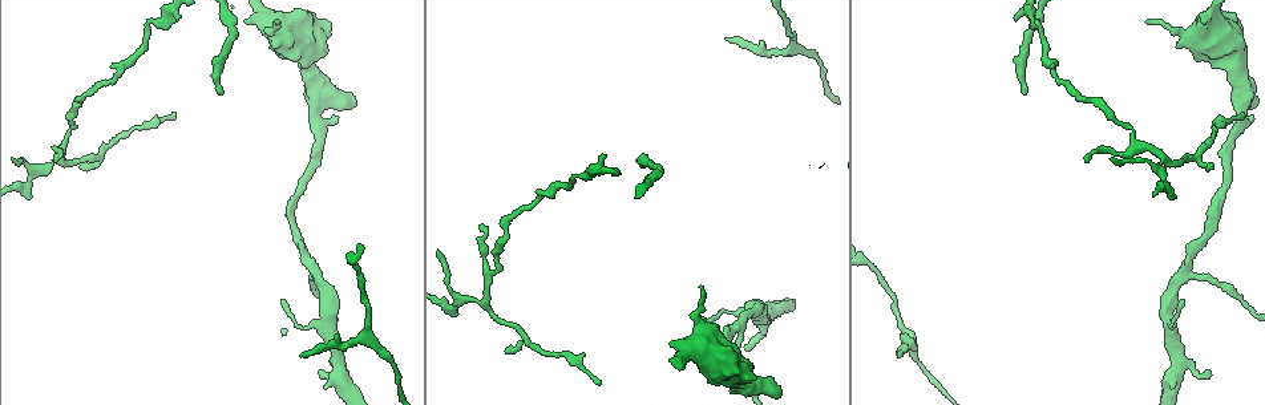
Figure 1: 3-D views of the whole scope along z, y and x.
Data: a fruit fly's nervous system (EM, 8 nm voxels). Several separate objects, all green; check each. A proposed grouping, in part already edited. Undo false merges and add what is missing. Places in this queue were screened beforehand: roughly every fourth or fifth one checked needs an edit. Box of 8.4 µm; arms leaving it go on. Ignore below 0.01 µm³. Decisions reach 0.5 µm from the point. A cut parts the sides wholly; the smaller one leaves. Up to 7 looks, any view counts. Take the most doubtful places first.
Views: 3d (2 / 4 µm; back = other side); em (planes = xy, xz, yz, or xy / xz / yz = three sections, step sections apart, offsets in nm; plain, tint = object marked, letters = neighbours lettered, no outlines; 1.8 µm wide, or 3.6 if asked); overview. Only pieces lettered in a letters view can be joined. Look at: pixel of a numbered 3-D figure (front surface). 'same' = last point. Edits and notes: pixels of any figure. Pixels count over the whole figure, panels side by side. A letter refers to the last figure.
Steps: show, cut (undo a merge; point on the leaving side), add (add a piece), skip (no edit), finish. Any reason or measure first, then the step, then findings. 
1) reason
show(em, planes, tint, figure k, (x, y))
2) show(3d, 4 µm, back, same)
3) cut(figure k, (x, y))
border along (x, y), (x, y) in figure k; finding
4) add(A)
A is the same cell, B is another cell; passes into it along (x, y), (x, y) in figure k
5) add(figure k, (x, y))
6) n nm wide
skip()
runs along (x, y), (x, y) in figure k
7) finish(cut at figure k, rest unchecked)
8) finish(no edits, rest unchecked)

show(3d, 4 µm, figure 1, (703, 291))

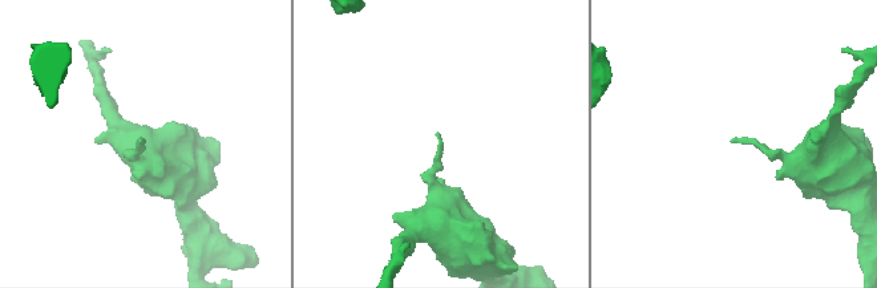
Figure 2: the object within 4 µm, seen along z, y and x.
show(em, planes, letters, figure 2, (437, 133))

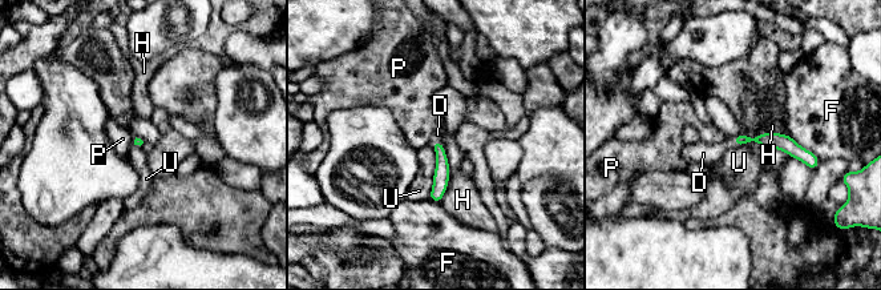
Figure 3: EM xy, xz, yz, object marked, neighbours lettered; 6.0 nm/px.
add(D)
D is the same cell, F, H, P and U are other cells; passes into it along (767, 140), (734, 144), (703, 153) in figure 3; the cell continues

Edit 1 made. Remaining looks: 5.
show(overview)

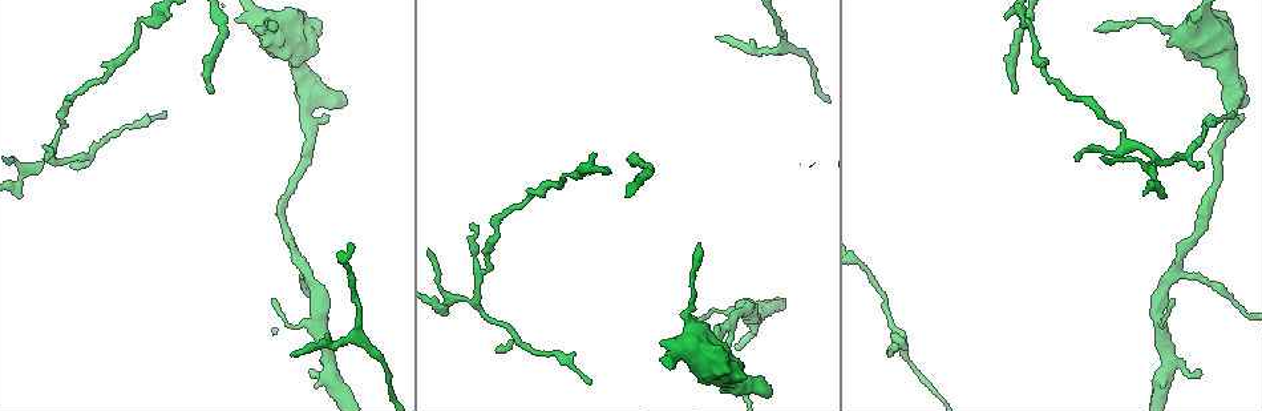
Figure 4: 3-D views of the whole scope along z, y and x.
tapers out
show(3d, 2 µm, figure 4, (889, 356))

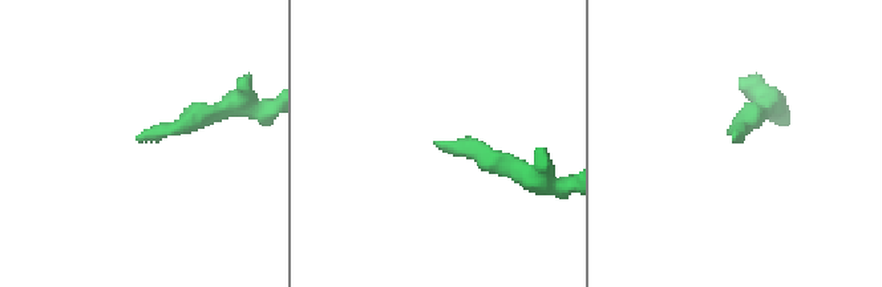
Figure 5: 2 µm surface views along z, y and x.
need the tissue
show(em, xz, step 8, tint, figure 5, (735, 138))

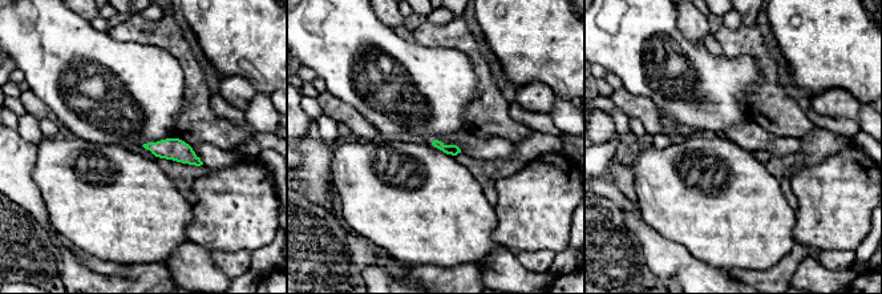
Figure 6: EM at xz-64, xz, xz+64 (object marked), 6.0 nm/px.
cut it another way
show(em, planes, letters, same)

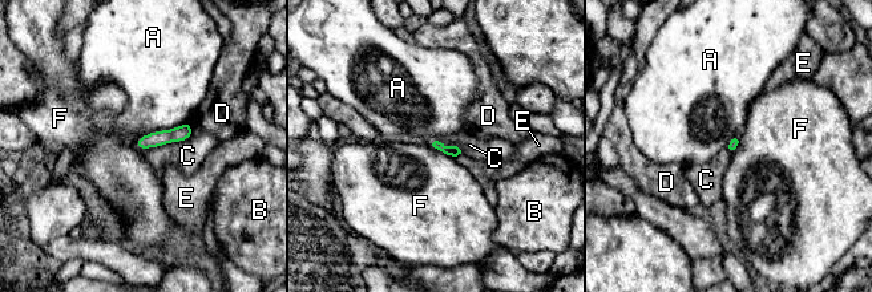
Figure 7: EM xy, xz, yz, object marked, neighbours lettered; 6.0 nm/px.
skip()
A, B, C, D, E and F are other cells; runs along (189, 129), (138, 145) in figure 7; none of them fits

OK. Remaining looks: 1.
finish(add at figure 3, rest unchecked)

